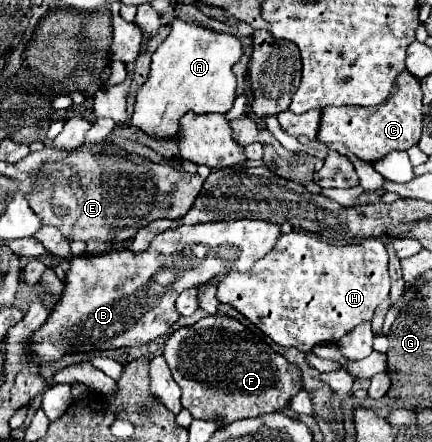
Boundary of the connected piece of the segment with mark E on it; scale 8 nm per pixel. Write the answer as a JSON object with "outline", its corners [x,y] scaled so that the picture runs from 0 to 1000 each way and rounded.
{"outline":[[[238,319],[229,328],[188,328],[150,364],[104,369],[95,378],[95,387],[109,396],[118,396],[118,382],[146,382],[146,391],[174,391],[174,382],[183,382],[183,391],[192,391],[192,400],[220,400],[215,414],[206,414],[197,423],[160,428],[155,419],[118,419],[118,423],[100,423],[100,428],[72,437],[72,446],[63,446],[76,482],[95,495],[100,509],[132,514],[146,527],[146,536],[160,545],[197,545],[197,550],[201,545],[280,550],[280,545],[308,541],[326,514],[354,505],[363,495],[414,500],[442,473],[447,455],[456,450],[456,441],[470,423],[470,405],[461,396],[405,387],[400,378],[387,378],[387,373],[359,373],[345,360],[331,360],[313,346],[294,346],[280,333],[257,328],[248,319]]]}

